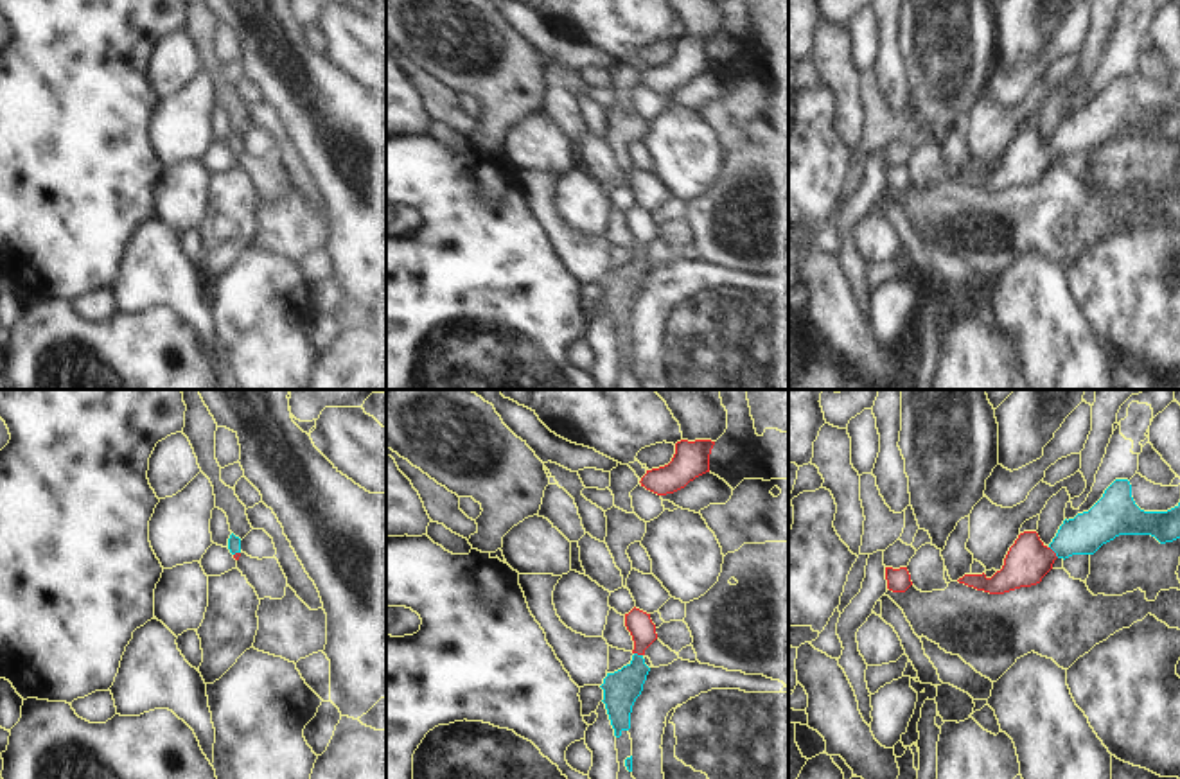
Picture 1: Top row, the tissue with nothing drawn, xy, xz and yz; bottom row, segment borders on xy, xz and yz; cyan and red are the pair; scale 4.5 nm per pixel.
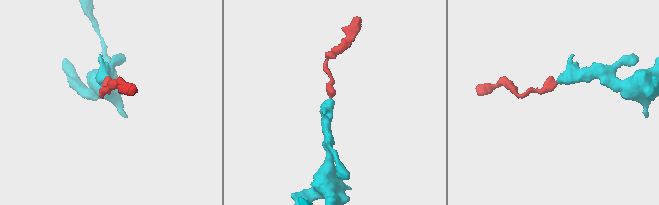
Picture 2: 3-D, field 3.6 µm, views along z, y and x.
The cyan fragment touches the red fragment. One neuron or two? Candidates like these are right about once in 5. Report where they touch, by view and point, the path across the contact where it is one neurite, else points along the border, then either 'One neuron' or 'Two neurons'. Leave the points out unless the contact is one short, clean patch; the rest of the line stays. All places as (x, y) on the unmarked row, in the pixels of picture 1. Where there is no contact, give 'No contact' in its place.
Touches cyan at yz (1053, 148). One neuron

